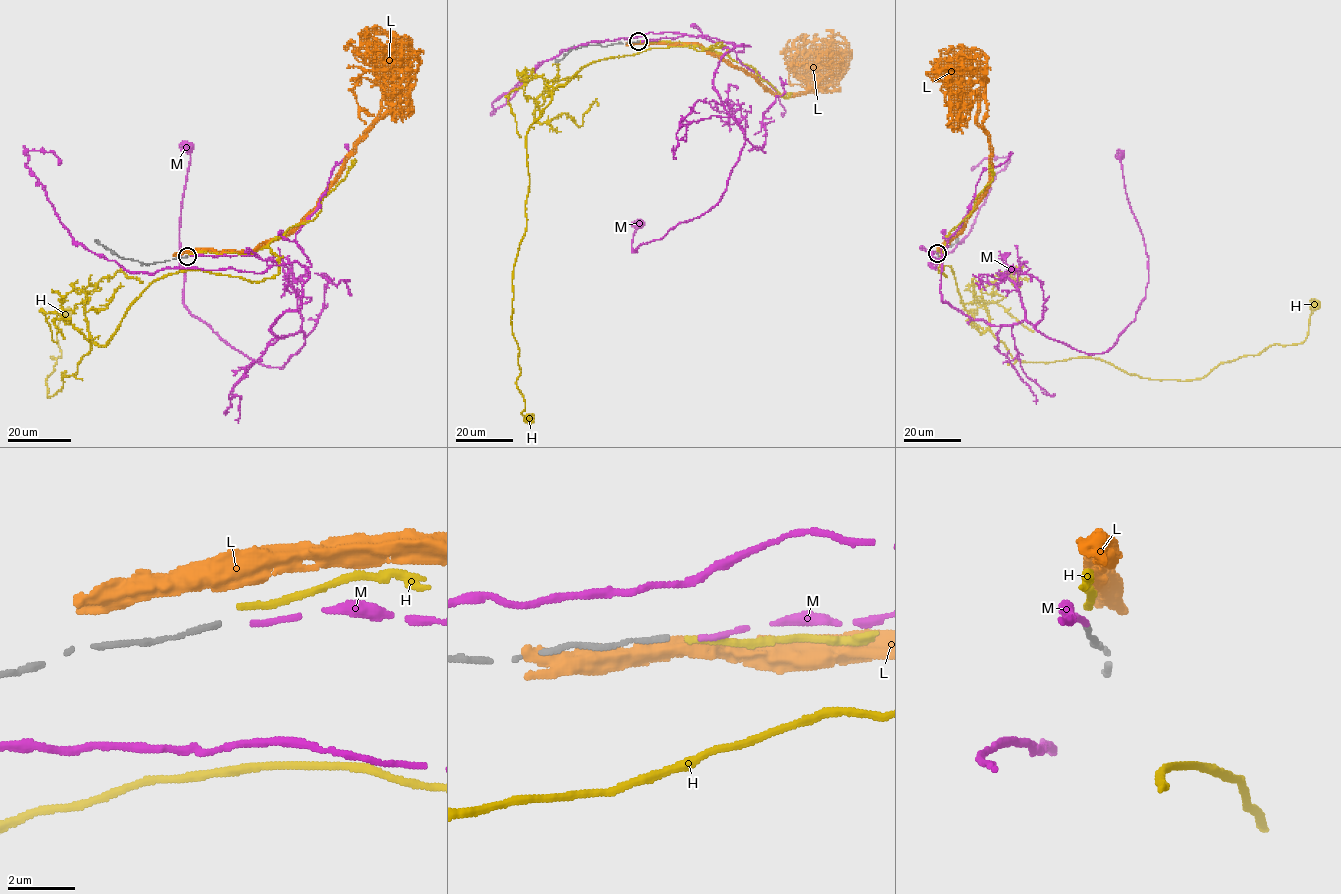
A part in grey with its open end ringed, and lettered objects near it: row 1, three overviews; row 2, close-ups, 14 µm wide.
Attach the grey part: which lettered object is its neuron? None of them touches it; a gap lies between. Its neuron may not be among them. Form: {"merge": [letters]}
{"merge": ["M"]}

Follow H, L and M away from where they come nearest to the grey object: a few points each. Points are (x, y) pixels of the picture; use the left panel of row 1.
H: (188, 254), (268, 246), (278, 274), (250, 281), (196, 270), (156, 278), (47, 397), (66, 313)
L: (187, 253), (254, 250), (317, 204), (389, 105), (382, 70), (355, 51), (372, 58), (368, 66)
M: (190, 256), (309, 272), (301, 307), (270, 329), (304, 333), (281, 368), (184, 305), (187, 148)

